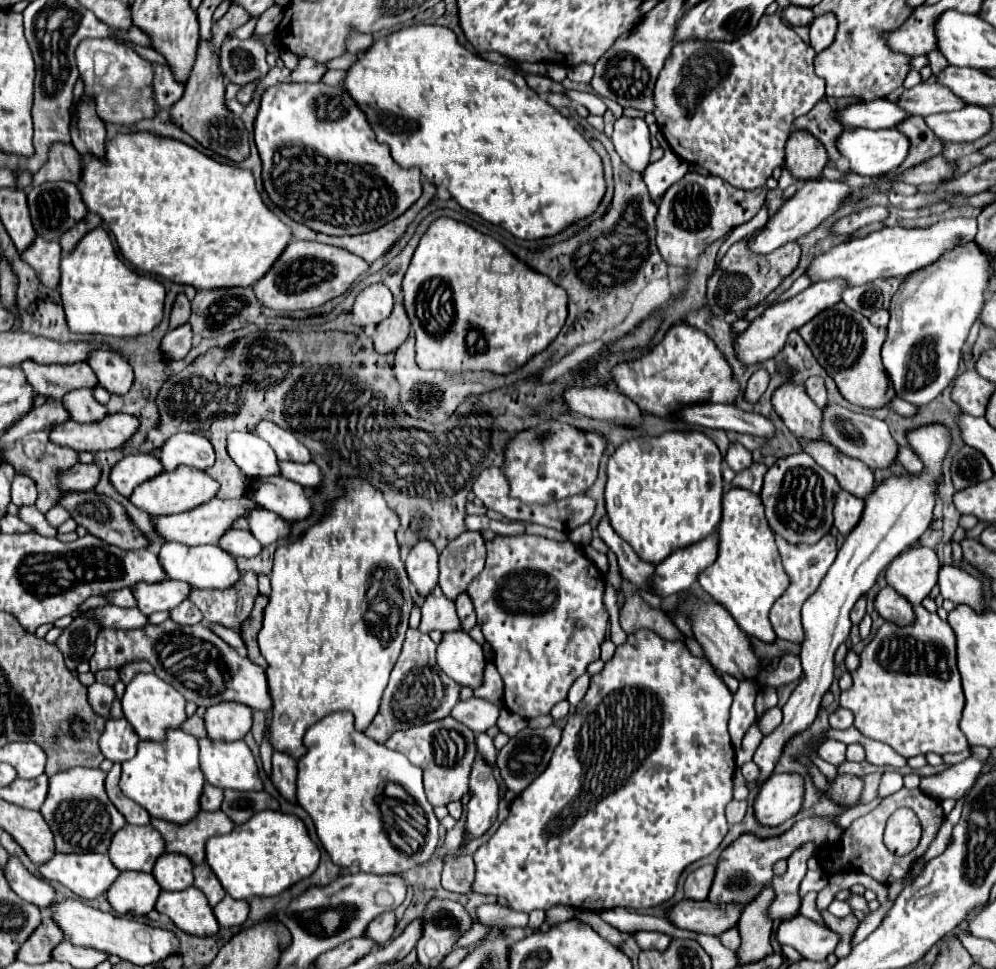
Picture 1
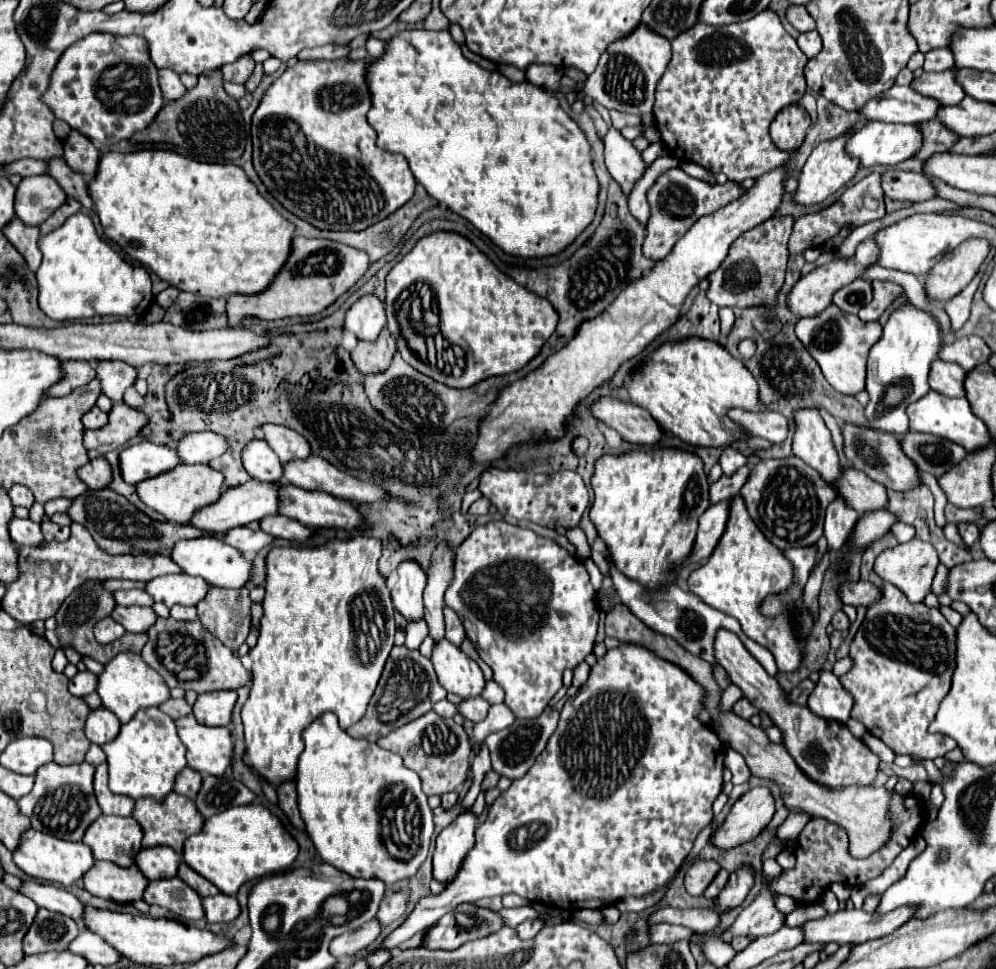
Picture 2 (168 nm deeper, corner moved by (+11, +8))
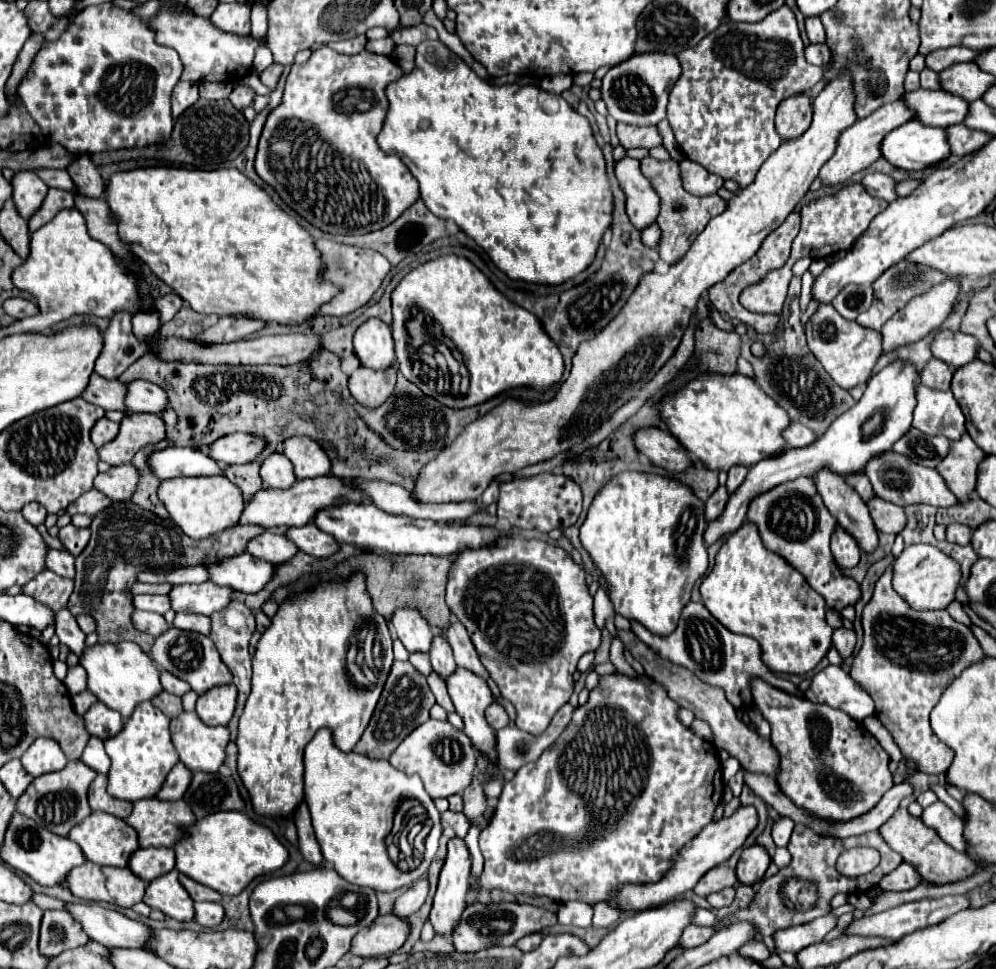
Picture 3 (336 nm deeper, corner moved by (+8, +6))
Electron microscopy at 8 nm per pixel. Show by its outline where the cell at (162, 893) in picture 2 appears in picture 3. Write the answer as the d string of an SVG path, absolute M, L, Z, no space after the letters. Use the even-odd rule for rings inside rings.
M171 870L169 874L153 880L145 890L143 902L151 908L159 908L163 914L175 920L191 922L195 920L195 902L179 884L177 874L177 870Z

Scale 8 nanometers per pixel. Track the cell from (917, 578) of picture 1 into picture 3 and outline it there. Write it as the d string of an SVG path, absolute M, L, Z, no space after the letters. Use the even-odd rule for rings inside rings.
M905 546L905 550L893 560L893 588L903 598L907 598L909 606L915 610L943 610L955 598L955 588L959 586L959 580L959 564L935 546Z

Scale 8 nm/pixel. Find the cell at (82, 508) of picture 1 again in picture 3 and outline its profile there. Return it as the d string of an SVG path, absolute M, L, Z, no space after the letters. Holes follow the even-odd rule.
M131 500L111 502L105 510L93 516L91 522L91 540L85 550L77 556L75 568L75 590L69 598L69 612L73 616L89 614L97 622L99 644L119 644L119 642L135 642L141 650L149 652L153 646L153 636L139 632L131 626L131 584L135 582L135 574L139 570L169 570L175 566L195 566L203 564L205 558L225 558L245 552L247 542L261 534L265 528L261 526L231 526L223 532L207 536L203 540L189 538L171 522L163 520L149 510L143 510Z

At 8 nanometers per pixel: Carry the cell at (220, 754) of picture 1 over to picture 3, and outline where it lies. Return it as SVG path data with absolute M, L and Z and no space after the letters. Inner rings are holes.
M183 712L171 720L171 734L179 760L191 772L217 772L225 762L227 726L205 726L195 712Z

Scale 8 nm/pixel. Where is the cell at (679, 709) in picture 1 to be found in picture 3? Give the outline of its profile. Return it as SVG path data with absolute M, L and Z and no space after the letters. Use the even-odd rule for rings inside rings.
M613 672L605 674L599 678L599 686L591 690L587 704L577 706L573 712L571 722L543 754L539 760L523 766L517 770L515 778L511 782L505 782L503 792L499 796L499 804L495 808L495 814L489 822L489 826L481 832L479 836L479 848L485 858L485 866L479 878L471 882L469 896L471 902L479 900L481 890L503 890L509 894L535 894L535 896L547 896L559 904L569 902L569 900L581 900L585 904L597 904L597 902L609 902L623 886L627 884L651 884L659 882L667 870L673 866L673 856L679 854L679 850L693 840L703 826L707 826L713 820L715 808L721 804L723 796L723 782L721 782L721 760L717 756L717 748L695 736L691 728L683 726L679 720L679 704L667 696L667 688L661 686L657 680L649 678L647 674L643 676L627 676L623 672Z

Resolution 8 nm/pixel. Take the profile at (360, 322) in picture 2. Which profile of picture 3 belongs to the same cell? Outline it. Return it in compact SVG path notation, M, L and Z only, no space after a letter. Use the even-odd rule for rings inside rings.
M381 318L365 320L353 336L353 346L361 364L373 370L387 368L393 364L395 354L393 354L391 326L385 324Z

